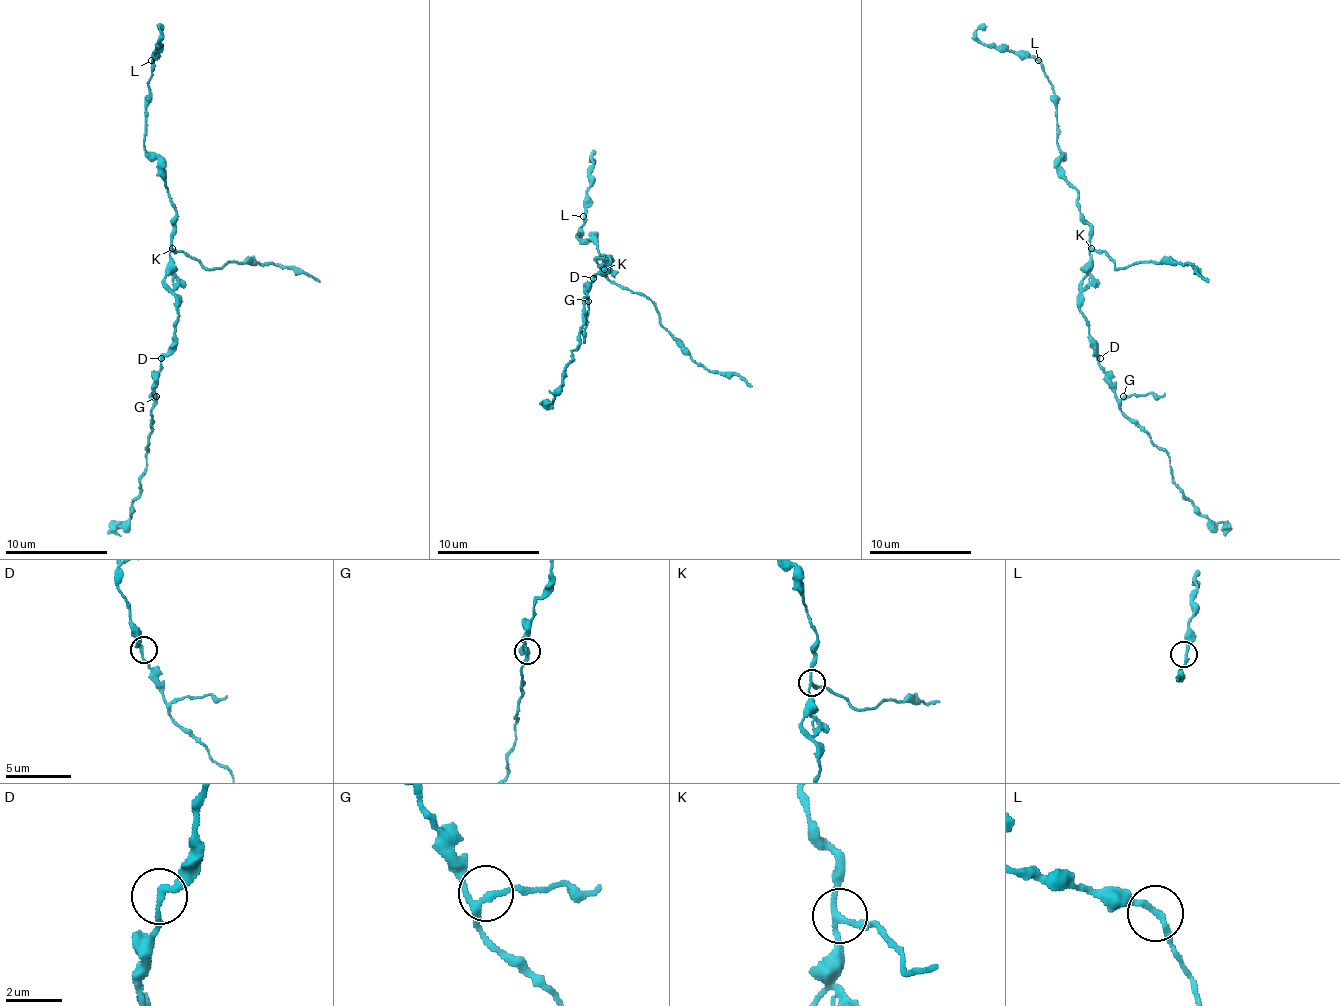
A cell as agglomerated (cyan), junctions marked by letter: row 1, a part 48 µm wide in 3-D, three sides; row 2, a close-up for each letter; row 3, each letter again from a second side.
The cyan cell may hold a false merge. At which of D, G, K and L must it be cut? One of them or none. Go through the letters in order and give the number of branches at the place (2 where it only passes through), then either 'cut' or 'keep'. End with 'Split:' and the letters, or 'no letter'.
D: branches 2; keep
G: branches 3; keep
K: branches 3; cut
L: branches 2; keep
Split: K

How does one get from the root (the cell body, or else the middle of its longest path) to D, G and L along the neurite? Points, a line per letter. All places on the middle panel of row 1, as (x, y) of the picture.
D: (603, 267), (608, 257), (608, 265), (593, 278)
G: (603, 267), (608, 257), (608, 265), (590, 280), (588, 301)
L: (603, 267), (608, 257), (598, 252), (595, 242), (580, 239), (575, 234), (583, 226), (583, 216)

